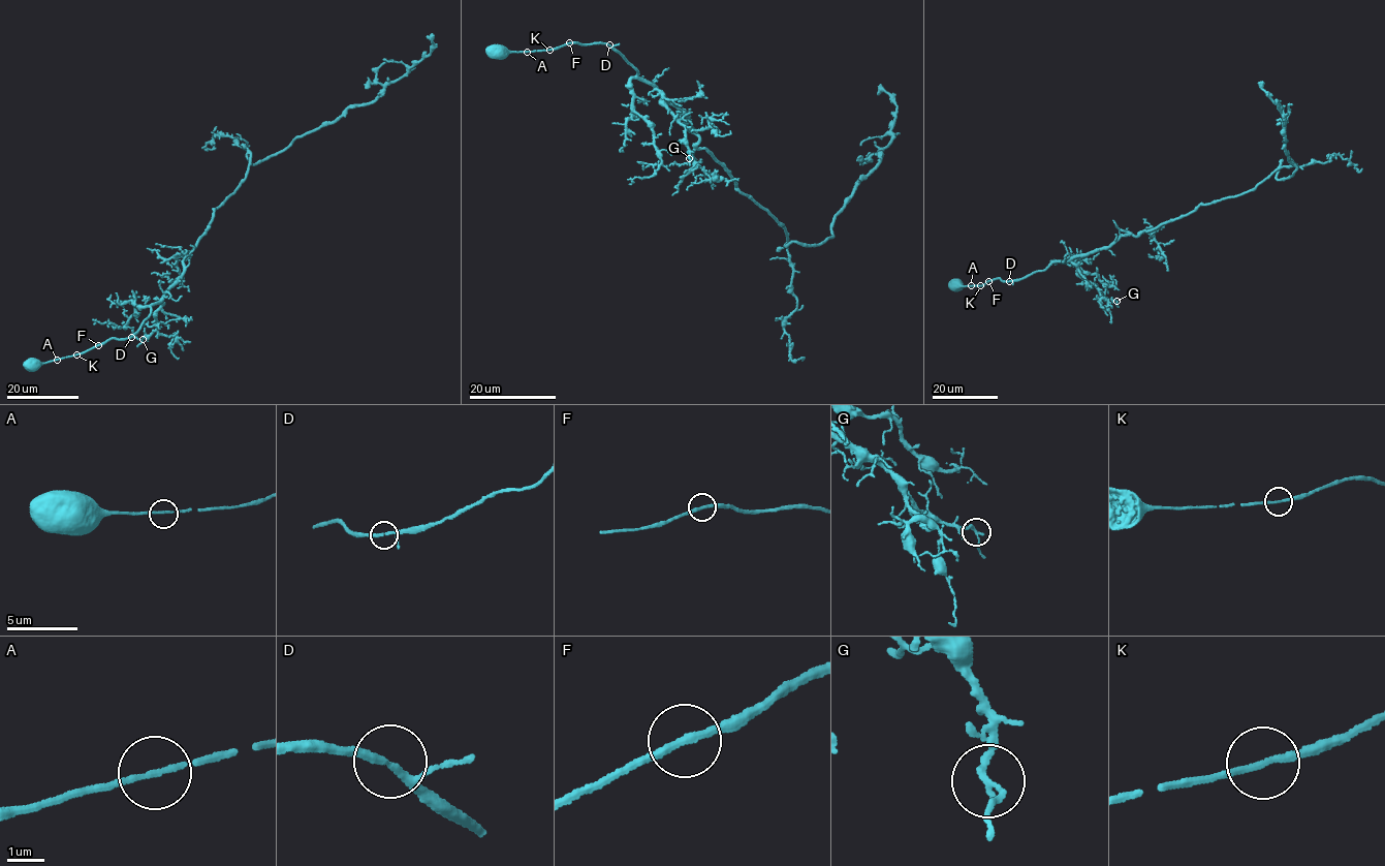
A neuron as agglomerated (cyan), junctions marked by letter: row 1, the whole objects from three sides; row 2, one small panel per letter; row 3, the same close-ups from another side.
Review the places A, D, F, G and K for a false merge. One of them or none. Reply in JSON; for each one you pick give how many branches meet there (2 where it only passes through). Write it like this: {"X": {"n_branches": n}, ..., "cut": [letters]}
{"cut": []}

